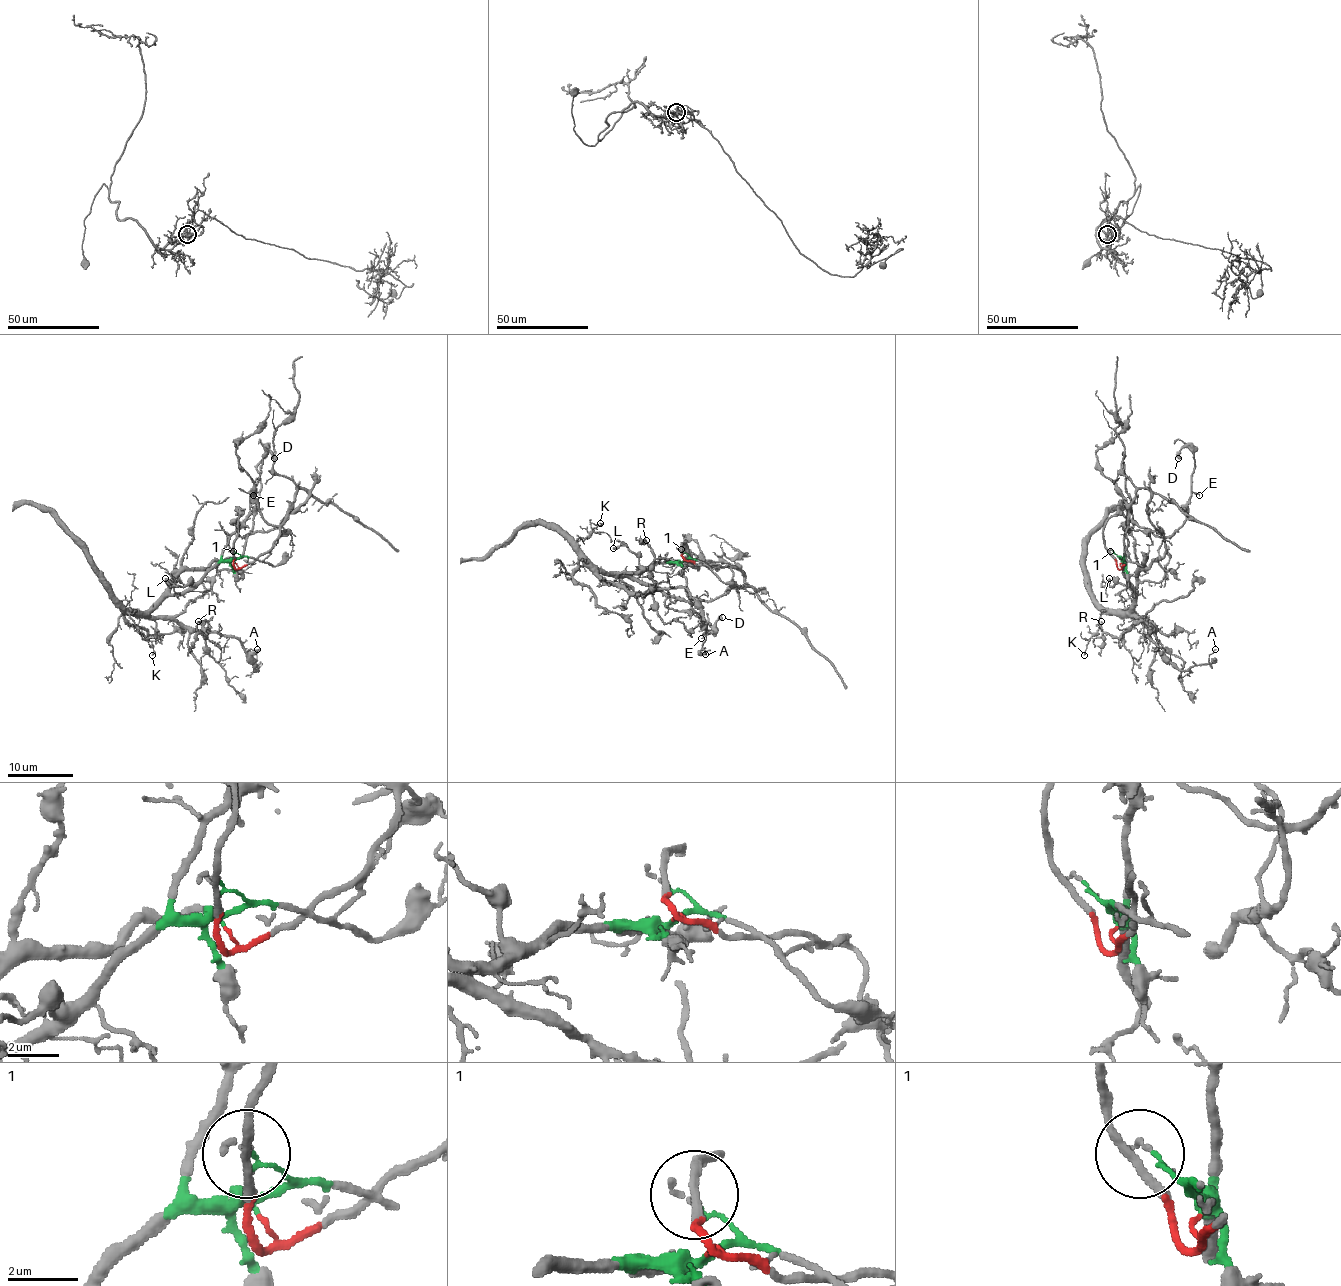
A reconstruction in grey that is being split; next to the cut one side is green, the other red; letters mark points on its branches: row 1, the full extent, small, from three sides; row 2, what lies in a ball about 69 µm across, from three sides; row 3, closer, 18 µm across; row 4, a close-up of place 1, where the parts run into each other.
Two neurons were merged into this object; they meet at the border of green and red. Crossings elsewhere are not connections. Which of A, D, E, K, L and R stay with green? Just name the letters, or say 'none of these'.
A, K, L, R

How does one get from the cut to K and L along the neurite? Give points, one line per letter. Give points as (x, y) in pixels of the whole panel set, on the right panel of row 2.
K: (1122, 561), (1123, 576), (1133, 589), (1133, 604), (1123, 612), (1102, 614), (1097, 632), (1089, 640), (1084, 655)
L: (1122, 561), (1127, 582), (1107, 586), (1109, 577)

